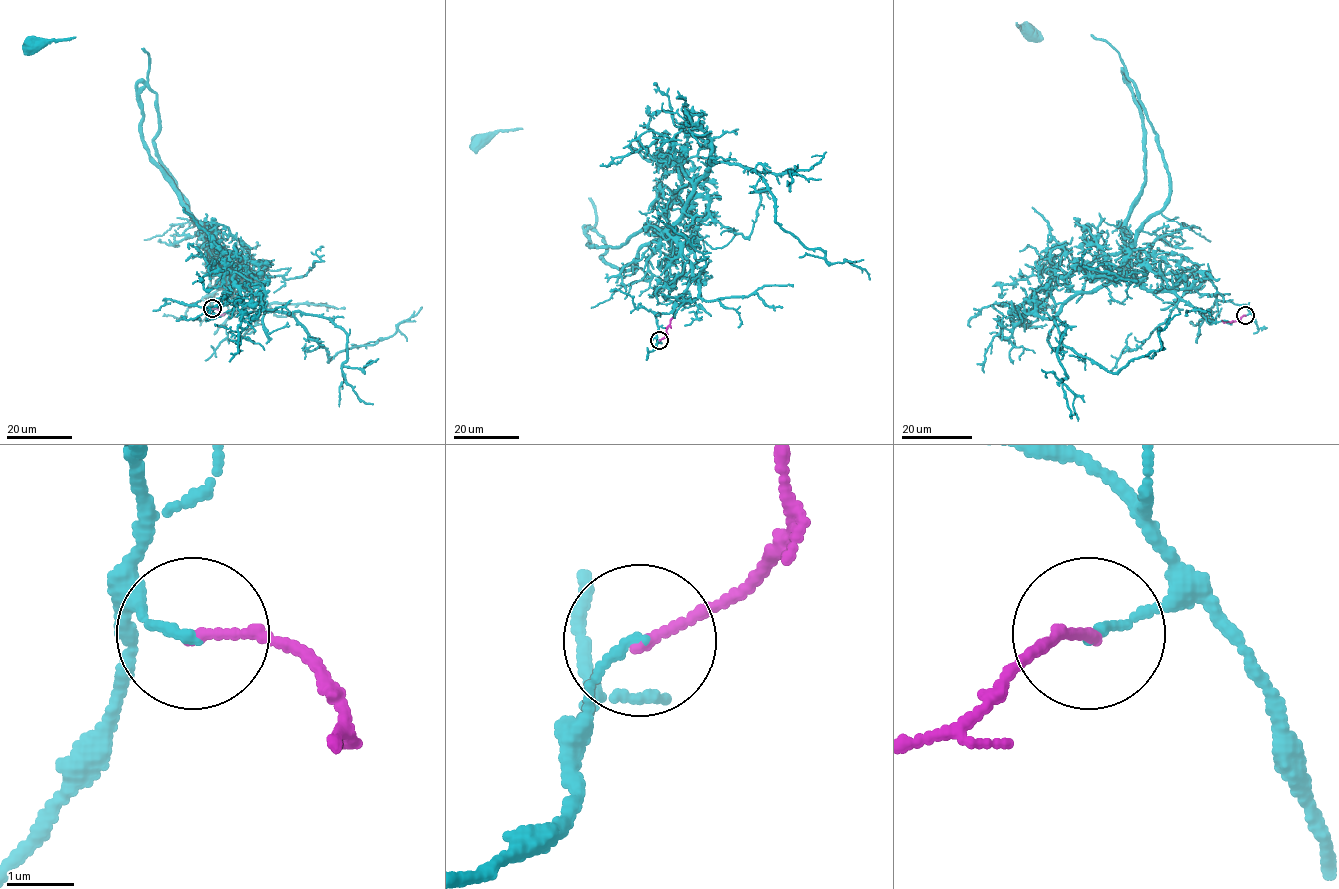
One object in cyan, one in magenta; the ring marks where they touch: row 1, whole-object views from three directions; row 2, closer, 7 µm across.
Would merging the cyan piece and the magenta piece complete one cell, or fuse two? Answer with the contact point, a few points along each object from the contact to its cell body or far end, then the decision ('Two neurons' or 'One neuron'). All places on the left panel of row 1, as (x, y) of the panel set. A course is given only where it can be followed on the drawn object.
Place: (212, 308). Course of cyan: (212, 308), (208, 295), (245, 285), (220, 269), (144, 141), (136, 85), (149, 54), (75, 37), (31, 46). Course of magenta: (212, 308), (216, 308), (219, 314), (225, 313). Two neurons

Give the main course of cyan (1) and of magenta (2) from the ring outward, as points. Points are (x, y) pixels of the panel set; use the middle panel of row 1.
1: (659, 340), (655, 315), (692, 274), (683, 249), (654, 228), (591, 246), (594, 203), (522, 129), (478, 140)
2: (659, 340), (666, 333), (672, 318)

